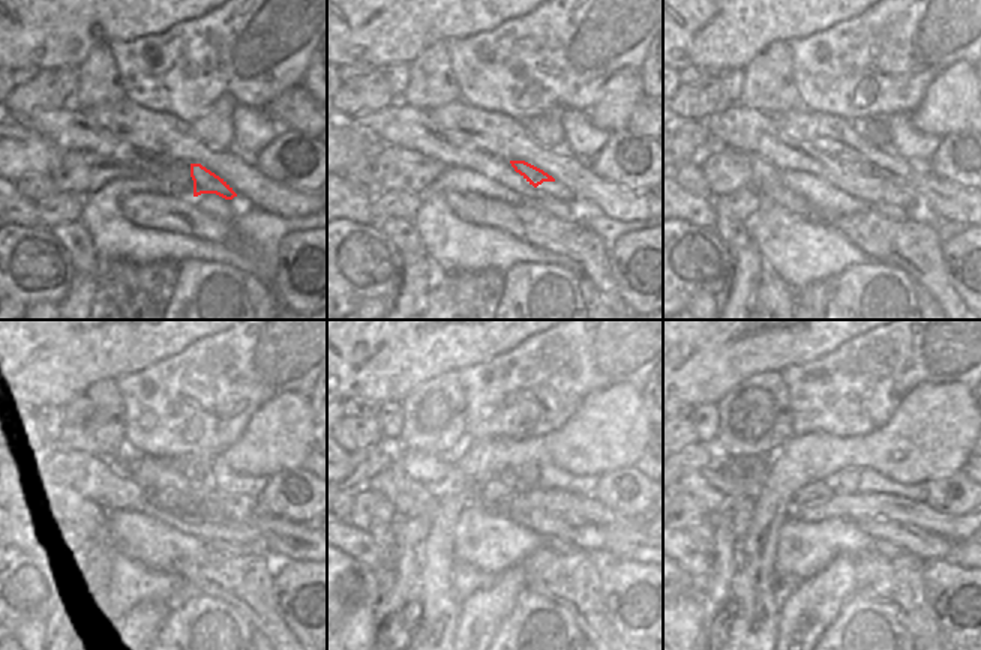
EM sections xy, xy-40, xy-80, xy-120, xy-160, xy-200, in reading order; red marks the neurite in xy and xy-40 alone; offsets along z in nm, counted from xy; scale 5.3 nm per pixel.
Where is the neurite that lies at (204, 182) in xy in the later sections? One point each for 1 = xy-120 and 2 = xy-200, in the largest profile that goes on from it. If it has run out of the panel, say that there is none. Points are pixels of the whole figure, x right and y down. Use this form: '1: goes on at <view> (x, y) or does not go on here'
1: goes on at xy-120 (171, 500)
2: goes on at xy-200 (818, 491)

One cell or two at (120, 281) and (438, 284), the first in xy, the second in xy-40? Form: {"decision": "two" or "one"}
{"decision": "two"}

